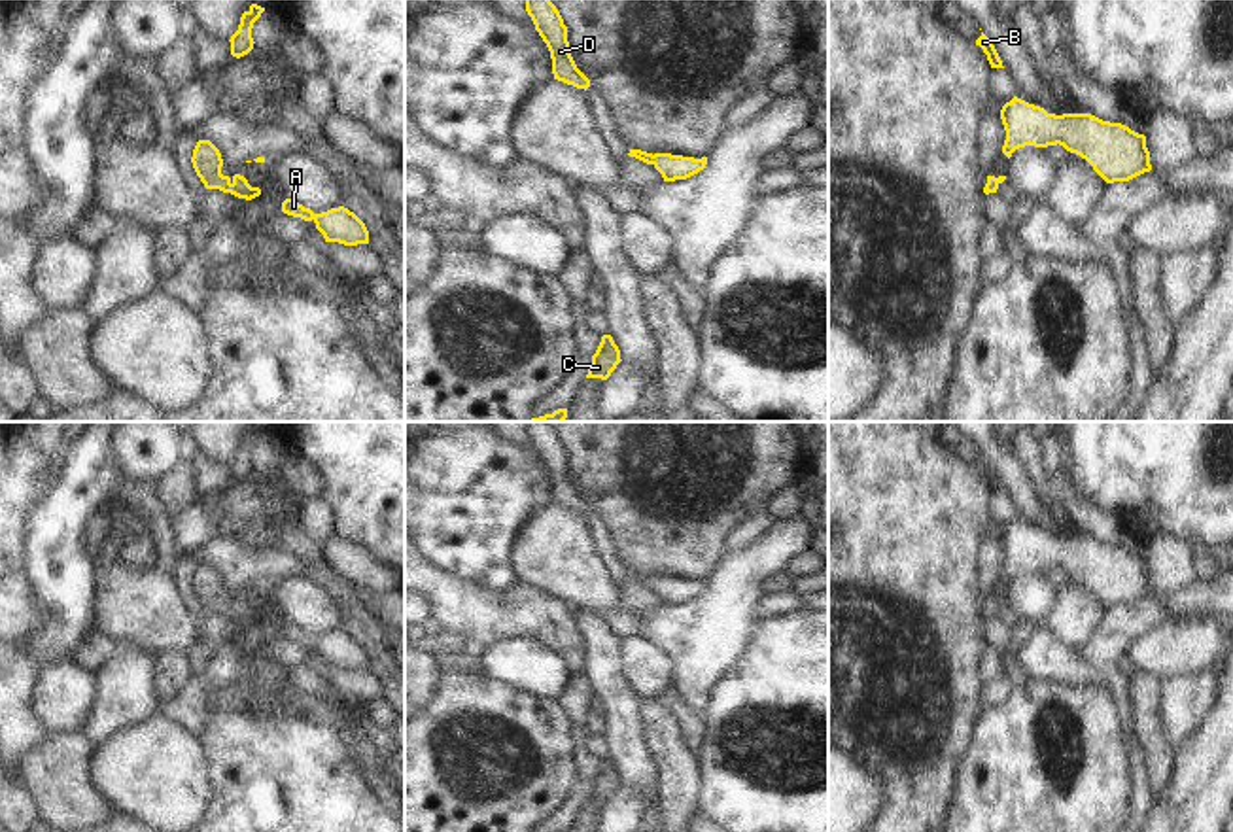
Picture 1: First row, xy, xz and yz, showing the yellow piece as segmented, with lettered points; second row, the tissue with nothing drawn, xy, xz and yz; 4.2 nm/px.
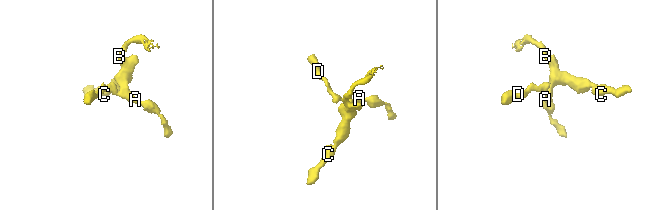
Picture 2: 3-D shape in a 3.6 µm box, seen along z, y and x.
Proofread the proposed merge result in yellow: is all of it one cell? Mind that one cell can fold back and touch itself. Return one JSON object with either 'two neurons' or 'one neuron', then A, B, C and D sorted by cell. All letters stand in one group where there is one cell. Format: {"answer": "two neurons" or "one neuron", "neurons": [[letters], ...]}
{"answer": "one neuron", "neurons": [["A", "B", "C", "D"]]}

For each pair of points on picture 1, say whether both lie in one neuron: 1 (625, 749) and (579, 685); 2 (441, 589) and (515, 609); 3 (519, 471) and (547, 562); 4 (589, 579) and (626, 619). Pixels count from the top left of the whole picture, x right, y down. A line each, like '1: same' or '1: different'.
1: different
2: same
3: different
4: different

